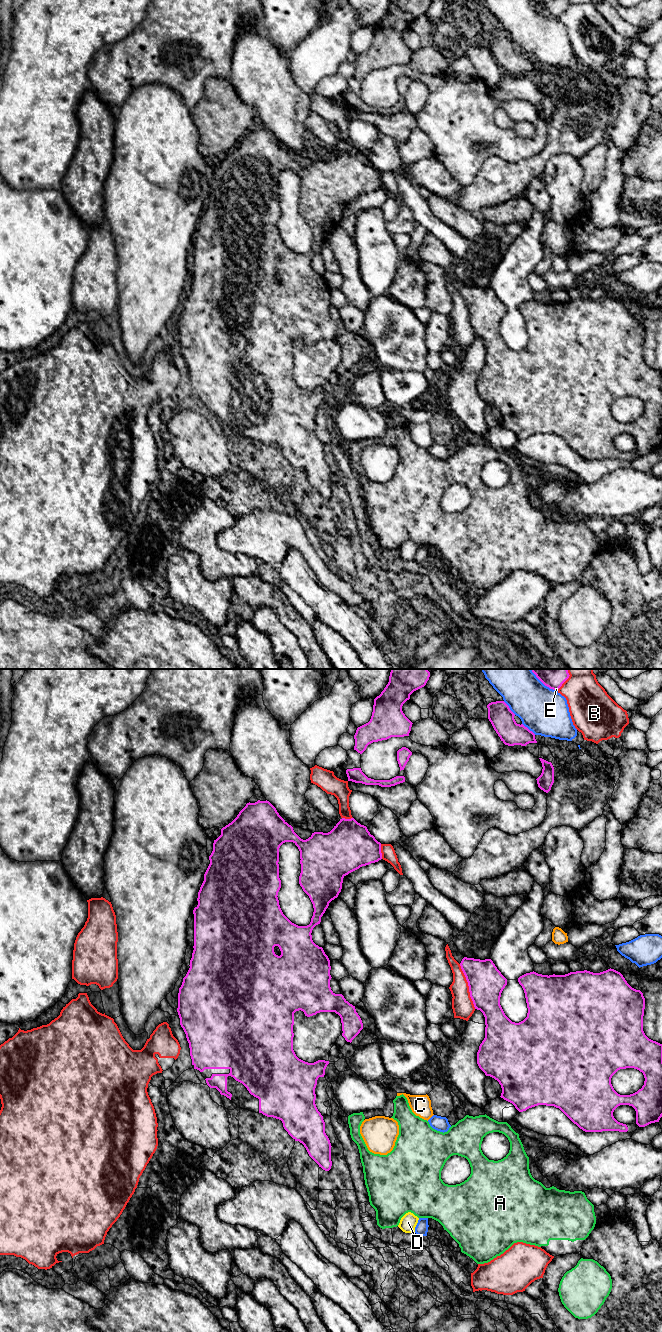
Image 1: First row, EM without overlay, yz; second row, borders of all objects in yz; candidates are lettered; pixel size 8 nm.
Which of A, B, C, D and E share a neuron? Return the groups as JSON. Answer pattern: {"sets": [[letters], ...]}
{"sets": [["A", "E"], ["B"], ["C"], ["D"]]}

